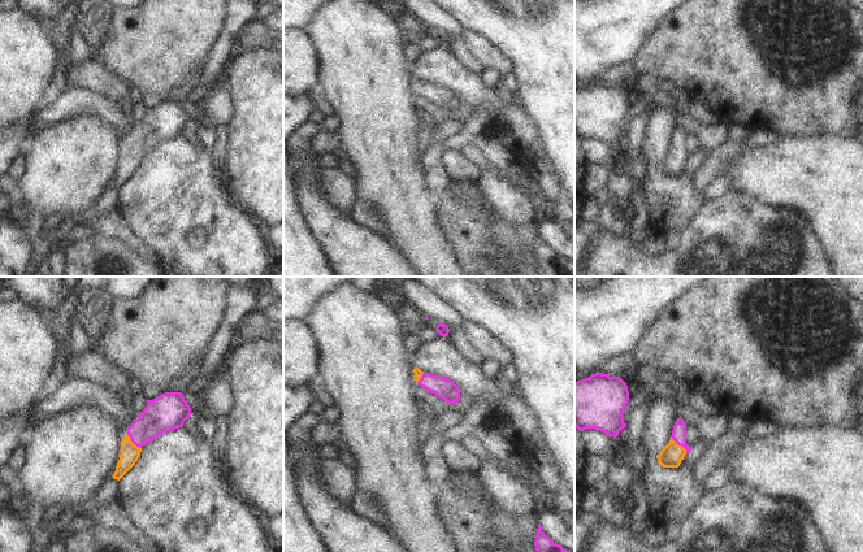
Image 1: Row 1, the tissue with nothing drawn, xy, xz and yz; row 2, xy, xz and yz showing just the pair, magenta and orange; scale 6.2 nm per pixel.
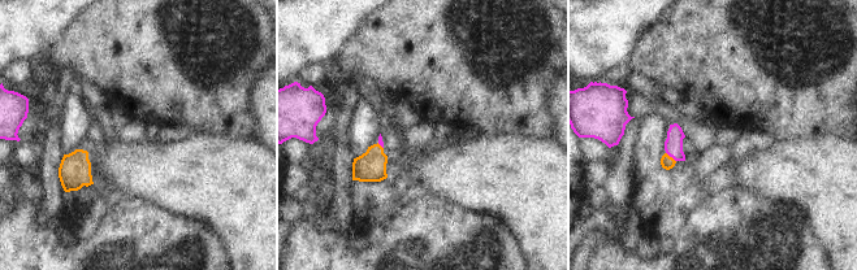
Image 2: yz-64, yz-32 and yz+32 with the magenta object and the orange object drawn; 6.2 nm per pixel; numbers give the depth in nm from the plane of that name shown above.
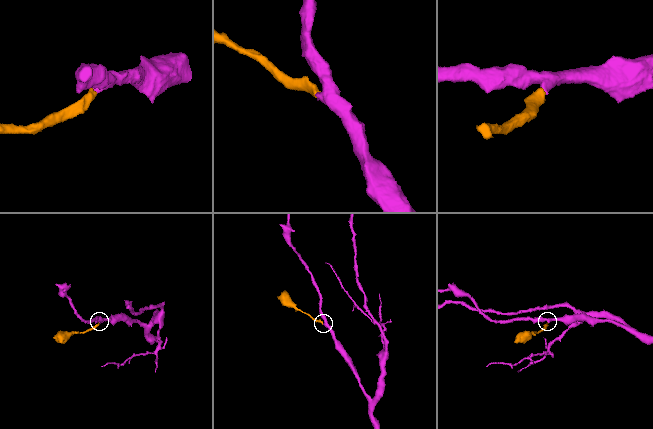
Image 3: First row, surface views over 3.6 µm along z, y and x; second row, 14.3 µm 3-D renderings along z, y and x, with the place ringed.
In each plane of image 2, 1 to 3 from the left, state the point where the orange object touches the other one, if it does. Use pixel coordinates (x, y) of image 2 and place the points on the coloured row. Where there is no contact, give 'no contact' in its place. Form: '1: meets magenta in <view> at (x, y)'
1: no contact
2: meets magenta in yz-32 at (380, 144)
3: meets magenta in yz+32 at (671, 156)

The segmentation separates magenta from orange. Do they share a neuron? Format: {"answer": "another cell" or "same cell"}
{"answer": "same cell"}

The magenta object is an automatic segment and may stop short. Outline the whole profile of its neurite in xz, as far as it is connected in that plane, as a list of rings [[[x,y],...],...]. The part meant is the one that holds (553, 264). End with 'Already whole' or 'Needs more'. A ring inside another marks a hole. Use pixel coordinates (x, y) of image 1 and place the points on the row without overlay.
[[[541,232],[535,244],[535,260],[542,268],[543,277],[574,277],[574,261],[556,253],[543,240]]]. Already whole

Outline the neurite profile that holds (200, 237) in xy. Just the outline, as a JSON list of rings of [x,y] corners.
[[[198,229],[191,234],[191,242],[204,248],[209,240],[209,232],[205,229]]]

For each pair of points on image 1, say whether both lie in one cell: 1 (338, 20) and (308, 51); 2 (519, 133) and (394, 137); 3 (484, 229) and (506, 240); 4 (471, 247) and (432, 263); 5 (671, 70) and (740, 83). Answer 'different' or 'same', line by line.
1: different
2: different
3: different
4: different
5: same

